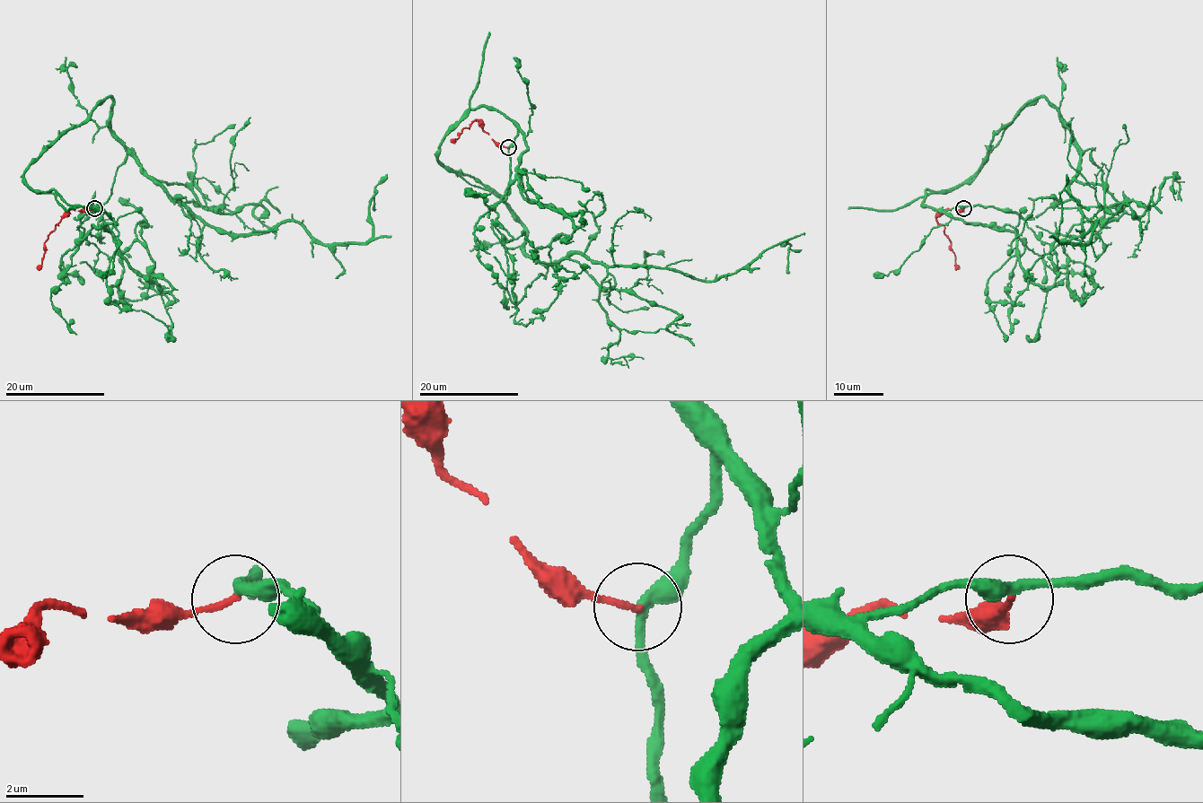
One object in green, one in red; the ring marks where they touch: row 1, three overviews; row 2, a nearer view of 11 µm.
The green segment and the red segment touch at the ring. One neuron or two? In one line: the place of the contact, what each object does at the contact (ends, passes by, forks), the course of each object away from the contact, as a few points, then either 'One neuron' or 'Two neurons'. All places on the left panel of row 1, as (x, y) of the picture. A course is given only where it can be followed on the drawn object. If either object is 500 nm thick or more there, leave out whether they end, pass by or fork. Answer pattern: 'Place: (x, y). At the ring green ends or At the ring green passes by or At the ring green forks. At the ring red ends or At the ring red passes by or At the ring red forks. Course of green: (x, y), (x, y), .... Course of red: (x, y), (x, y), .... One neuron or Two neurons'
Place: (94, 208). At the ring green passes by. At the ring red ends. Course of green: (93, 207), (24, 171), (109, 98), (115, 138), (210, 225), (364, 243), (376, 190), (374, 209). Course of red: (93, 207), (70, 209), (44, 243), (41, 266), (38, 269). One neuron

